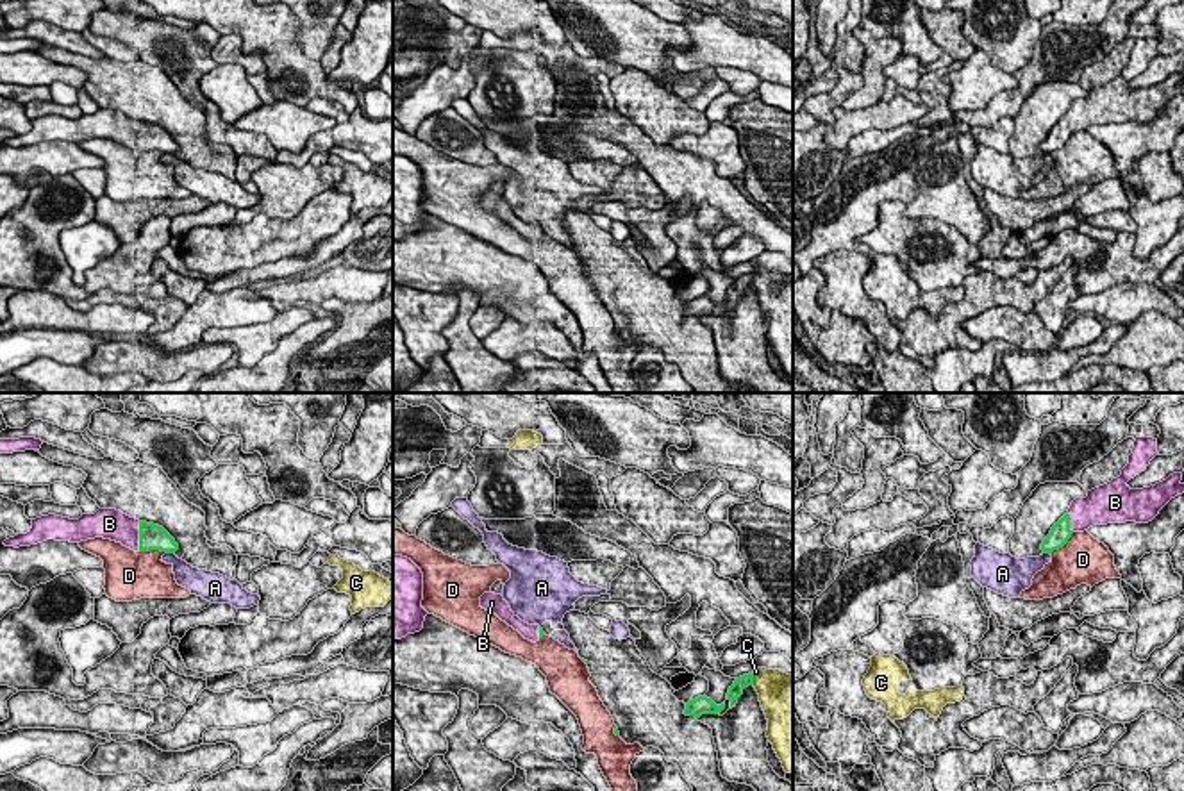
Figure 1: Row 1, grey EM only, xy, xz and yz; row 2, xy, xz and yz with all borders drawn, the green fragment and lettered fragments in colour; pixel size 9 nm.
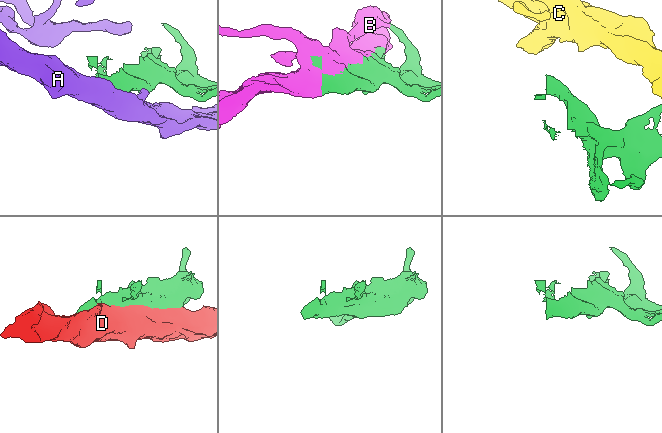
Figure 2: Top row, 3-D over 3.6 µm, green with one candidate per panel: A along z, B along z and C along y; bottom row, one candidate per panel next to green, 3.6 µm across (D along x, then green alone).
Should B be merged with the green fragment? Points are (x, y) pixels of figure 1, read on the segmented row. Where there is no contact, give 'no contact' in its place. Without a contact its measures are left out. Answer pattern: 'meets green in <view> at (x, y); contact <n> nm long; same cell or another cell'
meets green in xy at (140, 536); contact 280 nm long; same cell

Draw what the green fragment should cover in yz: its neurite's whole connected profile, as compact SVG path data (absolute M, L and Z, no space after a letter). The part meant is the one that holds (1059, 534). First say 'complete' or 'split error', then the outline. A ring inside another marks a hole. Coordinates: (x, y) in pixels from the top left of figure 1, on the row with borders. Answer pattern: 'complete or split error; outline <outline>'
split error; outline M1136 437L1121 475L1088 491L1086 498L1075 498L1068 512L1043 539L1043 554L1063 548L1073 532L1084 532L1093 525L1152 521L1171 498L1184 493L1182 473L1173 473L1166 480L1143 489L1127 486L1130 479L1146 470L1155 455L1159 455L1157 439Z

